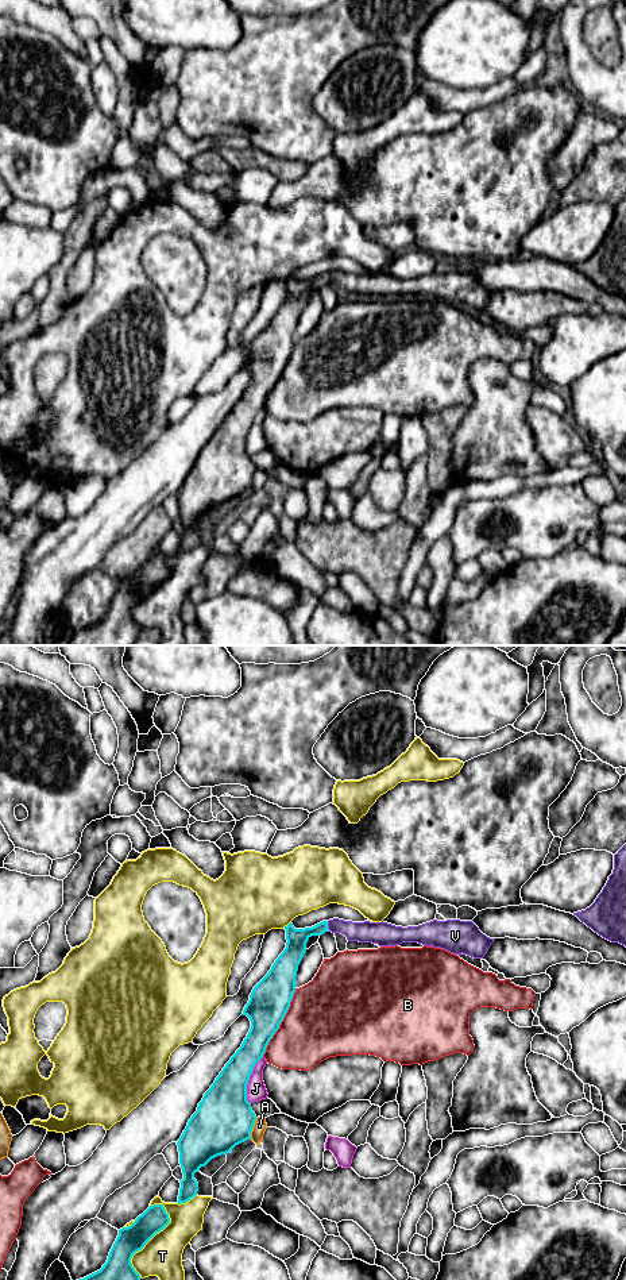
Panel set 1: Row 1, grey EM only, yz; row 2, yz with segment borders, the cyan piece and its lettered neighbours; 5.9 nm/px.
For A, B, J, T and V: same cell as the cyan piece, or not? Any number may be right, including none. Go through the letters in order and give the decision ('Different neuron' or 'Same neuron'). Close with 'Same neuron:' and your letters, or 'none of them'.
A: Different neuron
B: Different neuron
J: Different neuron
T: Different neuron
V: Same neuron
Same neuron: V

